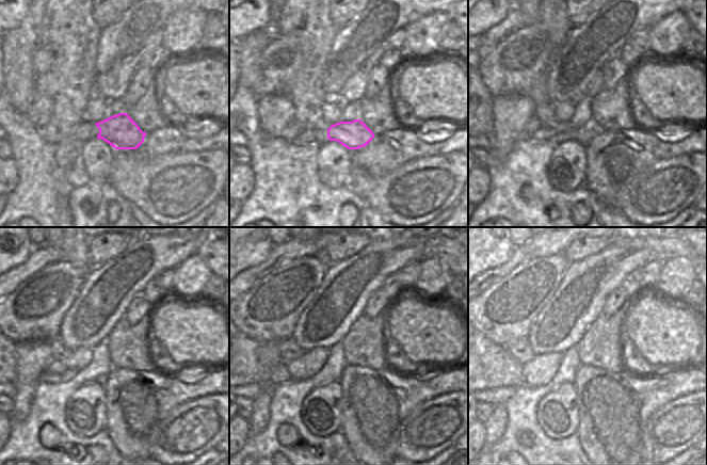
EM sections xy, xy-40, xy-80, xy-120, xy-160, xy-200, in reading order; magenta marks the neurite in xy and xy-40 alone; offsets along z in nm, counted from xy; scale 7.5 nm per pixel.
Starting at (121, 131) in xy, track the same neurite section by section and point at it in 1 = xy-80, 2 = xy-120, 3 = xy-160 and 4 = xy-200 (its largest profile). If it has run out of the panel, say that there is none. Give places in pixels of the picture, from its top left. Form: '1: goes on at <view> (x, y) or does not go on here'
1: goes on at xy-80 (544, 113)
2: goes on at xy-120 (60, 352)
3: goes on at xy-160 (289, 350)
4: goes on at xy-200 (519, 349)

